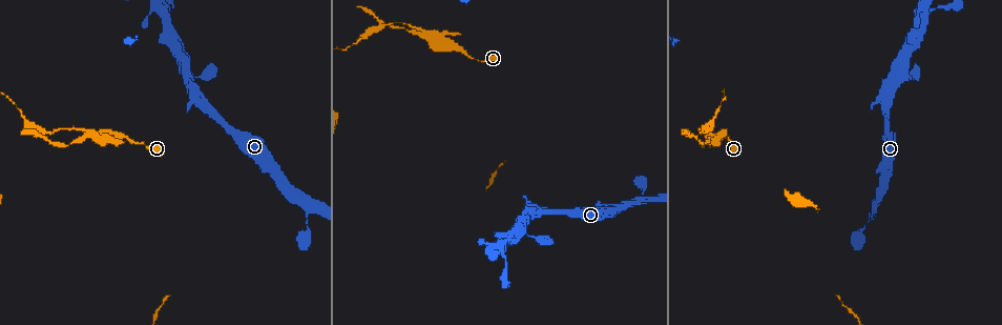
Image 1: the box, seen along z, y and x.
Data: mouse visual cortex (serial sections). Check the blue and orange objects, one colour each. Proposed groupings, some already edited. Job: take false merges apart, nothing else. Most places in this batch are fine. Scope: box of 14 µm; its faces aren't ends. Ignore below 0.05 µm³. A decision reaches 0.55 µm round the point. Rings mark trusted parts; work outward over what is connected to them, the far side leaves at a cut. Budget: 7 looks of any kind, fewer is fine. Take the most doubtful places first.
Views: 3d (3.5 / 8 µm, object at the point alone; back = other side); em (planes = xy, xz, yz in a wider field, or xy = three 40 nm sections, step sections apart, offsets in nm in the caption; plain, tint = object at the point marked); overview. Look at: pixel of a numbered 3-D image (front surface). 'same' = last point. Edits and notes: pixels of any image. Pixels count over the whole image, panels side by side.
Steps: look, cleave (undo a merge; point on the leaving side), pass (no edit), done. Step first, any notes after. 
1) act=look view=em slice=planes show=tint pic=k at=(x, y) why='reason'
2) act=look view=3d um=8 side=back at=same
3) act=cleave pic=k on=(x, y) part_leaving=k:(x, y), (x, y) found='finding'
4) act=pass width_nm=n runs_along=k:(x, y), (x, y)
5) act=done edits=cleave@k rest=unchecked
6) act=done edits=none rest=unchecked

act=look view=3d um=3.5 pic=1 at=(715, 139) why='two arms in line, one across'

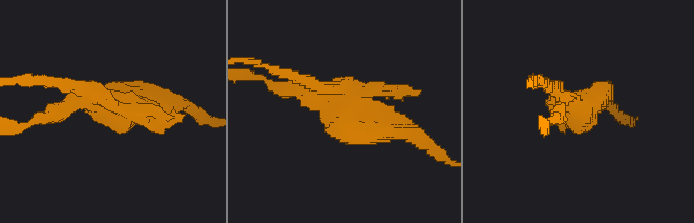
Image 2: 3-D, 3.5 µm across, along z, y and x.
act=look view=em slice=xy step=1 show=tint pic=2 at=(350, 109)

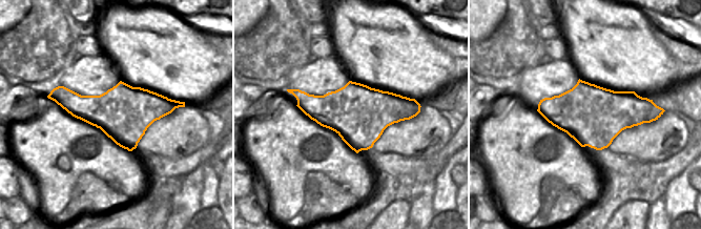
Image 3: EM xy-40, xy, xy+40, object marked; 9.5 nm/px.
act=pass runs_along=2:(411, 134), (295, 77) found='continuous, no second cell'

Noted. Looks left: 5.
act=look view=3d um=3.5 pic=1 at=(499, 248) why='sharp bend'

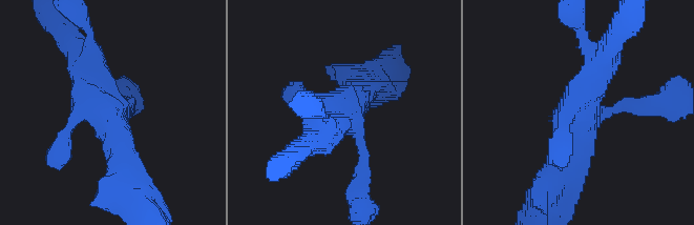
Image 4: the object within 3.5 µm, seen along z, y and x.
act=look view=em slice=planes show=tint pic=4 at=(111, 117) arms=4 arm_widths_nm=200,200,450,500

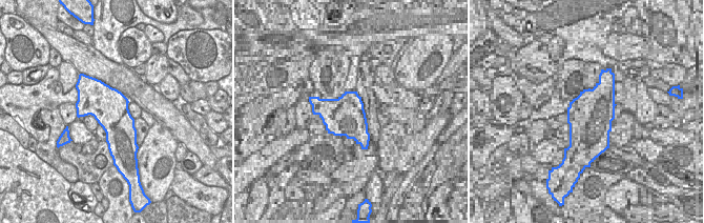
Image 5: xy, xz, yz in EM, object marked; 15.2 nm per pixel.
act=look view=em slice=xy step=3 show=tint at=same why='cut it another way'

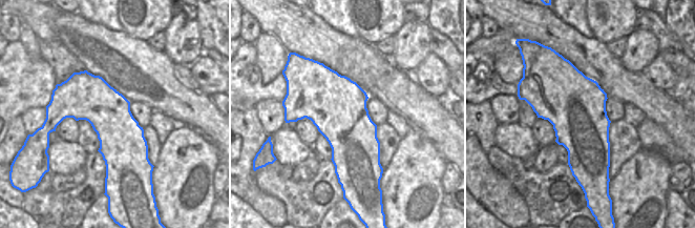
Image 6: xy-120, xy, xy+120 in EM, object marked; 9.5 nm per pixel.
act=pass runs_along=4:(555, 180), (588, 115), (647, 105) found='one cell here'

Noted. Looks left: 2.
act=look view=3d um=3.5 side=back pic=1 at=(205, 74) why='thick turns thin'

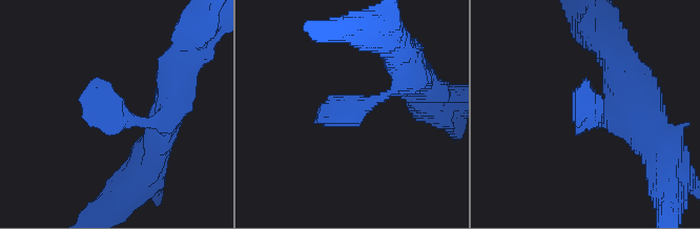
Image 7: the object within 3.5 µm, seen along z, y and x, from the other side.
act=look view=em slice=xy step=5 show=tint pic=7 at=(587, 119)

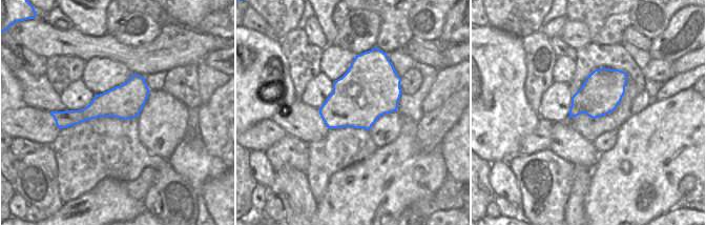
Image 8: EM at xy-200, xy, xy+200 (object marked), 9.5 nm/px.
act=pass runs_along=7:(405, 63), (382, 99), (314, 123) found='one cell here'

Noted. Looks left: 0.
act=done edits=none rest=unchecked

